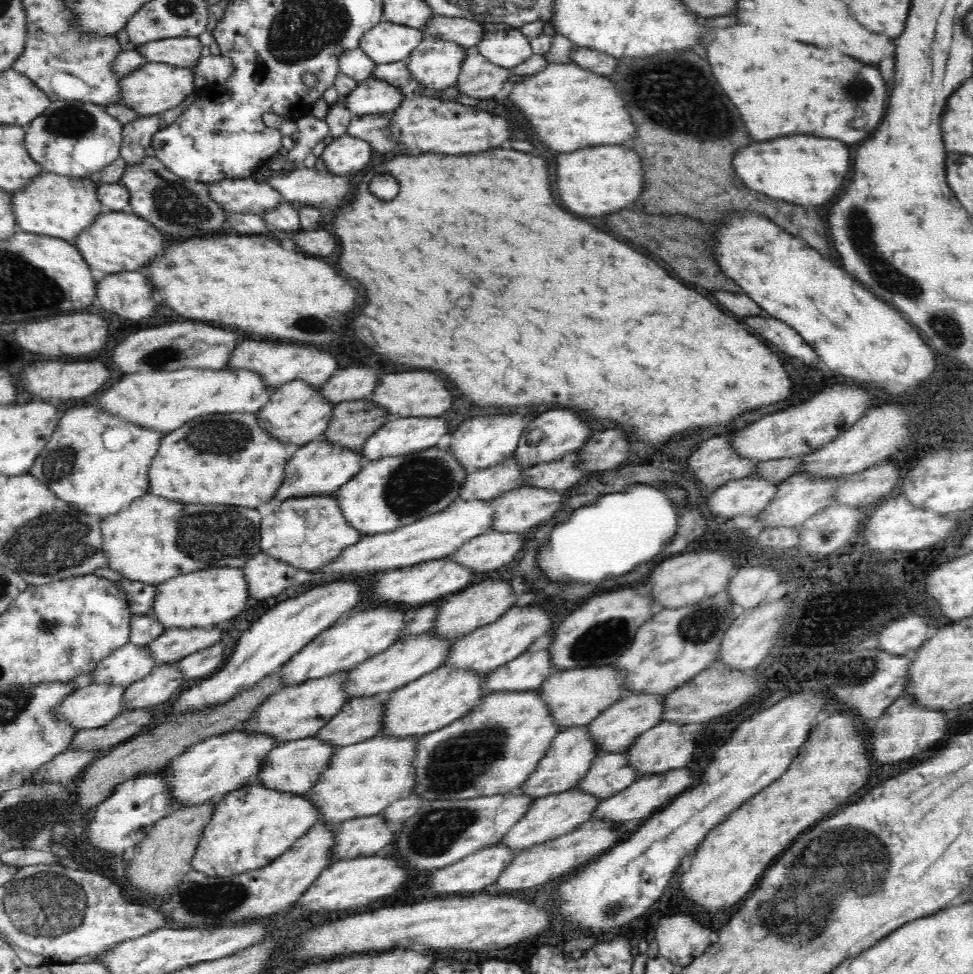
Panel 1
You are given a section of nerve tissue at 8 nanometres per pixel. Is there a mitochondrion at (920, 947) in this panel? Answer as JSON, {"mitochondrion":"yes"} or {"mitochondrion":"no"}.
{"mitochondrion":"no"}

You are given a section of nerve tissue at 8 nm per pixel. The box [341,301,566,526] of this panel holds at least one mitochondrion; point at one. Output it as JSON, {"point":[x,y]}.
{"point":[420,483]}

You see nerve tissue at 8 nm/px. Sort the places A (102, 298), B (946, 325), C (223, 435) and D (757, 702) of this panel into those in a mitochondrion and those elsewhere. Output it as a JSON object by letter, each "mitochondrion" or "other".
{"A":"other","B":"mitochondrion","C":"mitochondrion","D":"other"}

